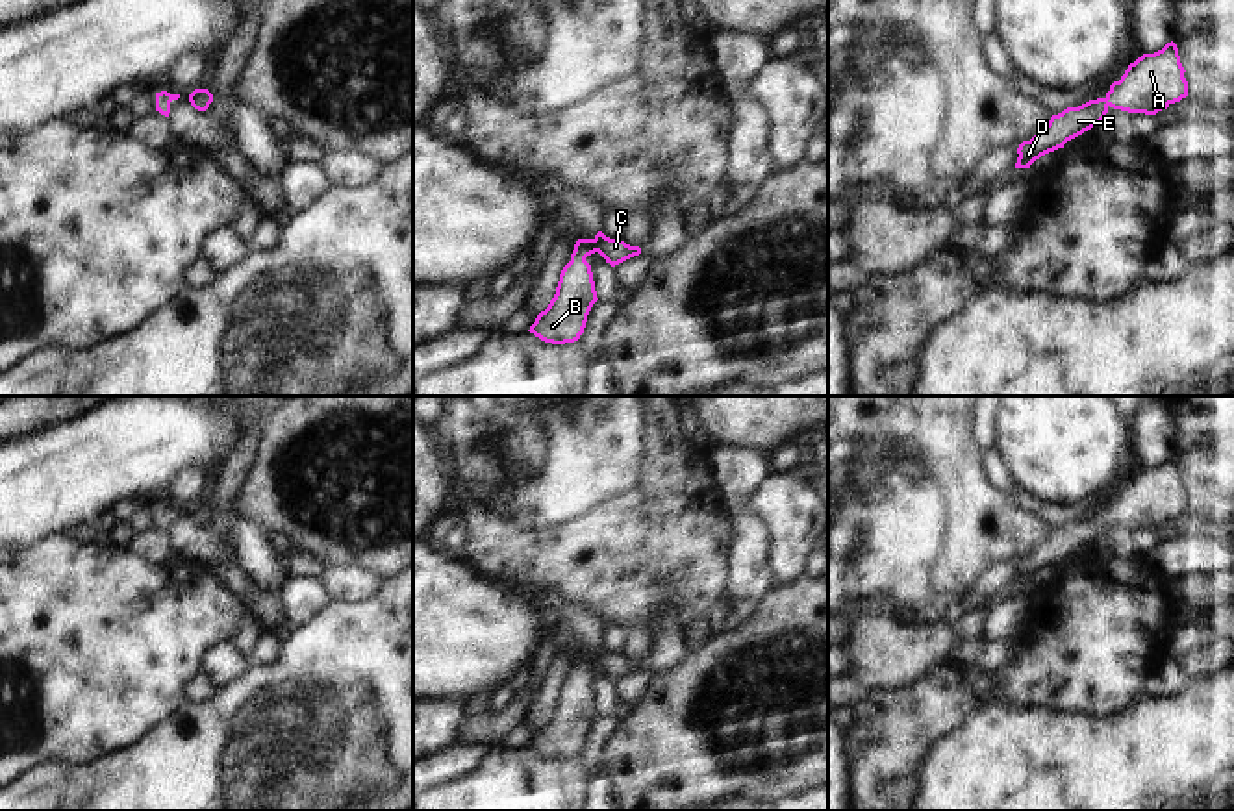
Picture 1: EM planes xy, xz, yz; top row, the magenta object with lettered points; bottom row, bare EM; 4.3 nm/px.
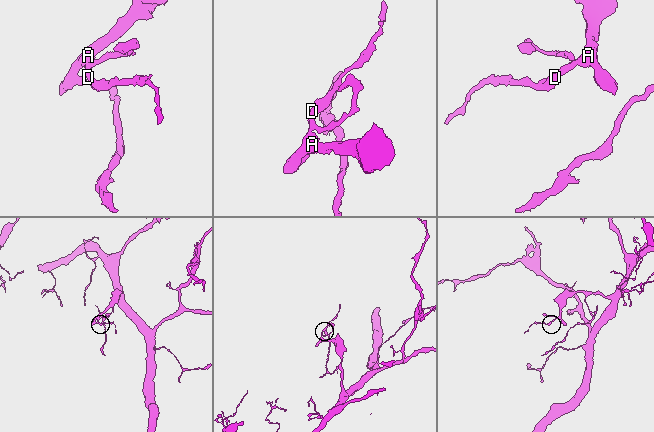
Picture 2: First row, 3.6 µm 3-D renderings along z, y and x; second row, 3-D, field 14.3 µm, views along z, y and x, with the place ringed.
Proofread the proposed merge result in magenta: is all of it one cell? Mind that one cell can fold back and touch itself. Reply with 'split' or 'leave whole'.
leave whole

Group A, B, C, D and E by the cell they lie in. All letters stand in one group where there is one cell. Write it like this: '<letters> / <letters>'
A B C D E

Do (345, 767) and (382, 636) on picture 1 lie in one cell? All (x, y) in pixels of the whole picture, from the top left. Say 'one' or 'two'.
one

